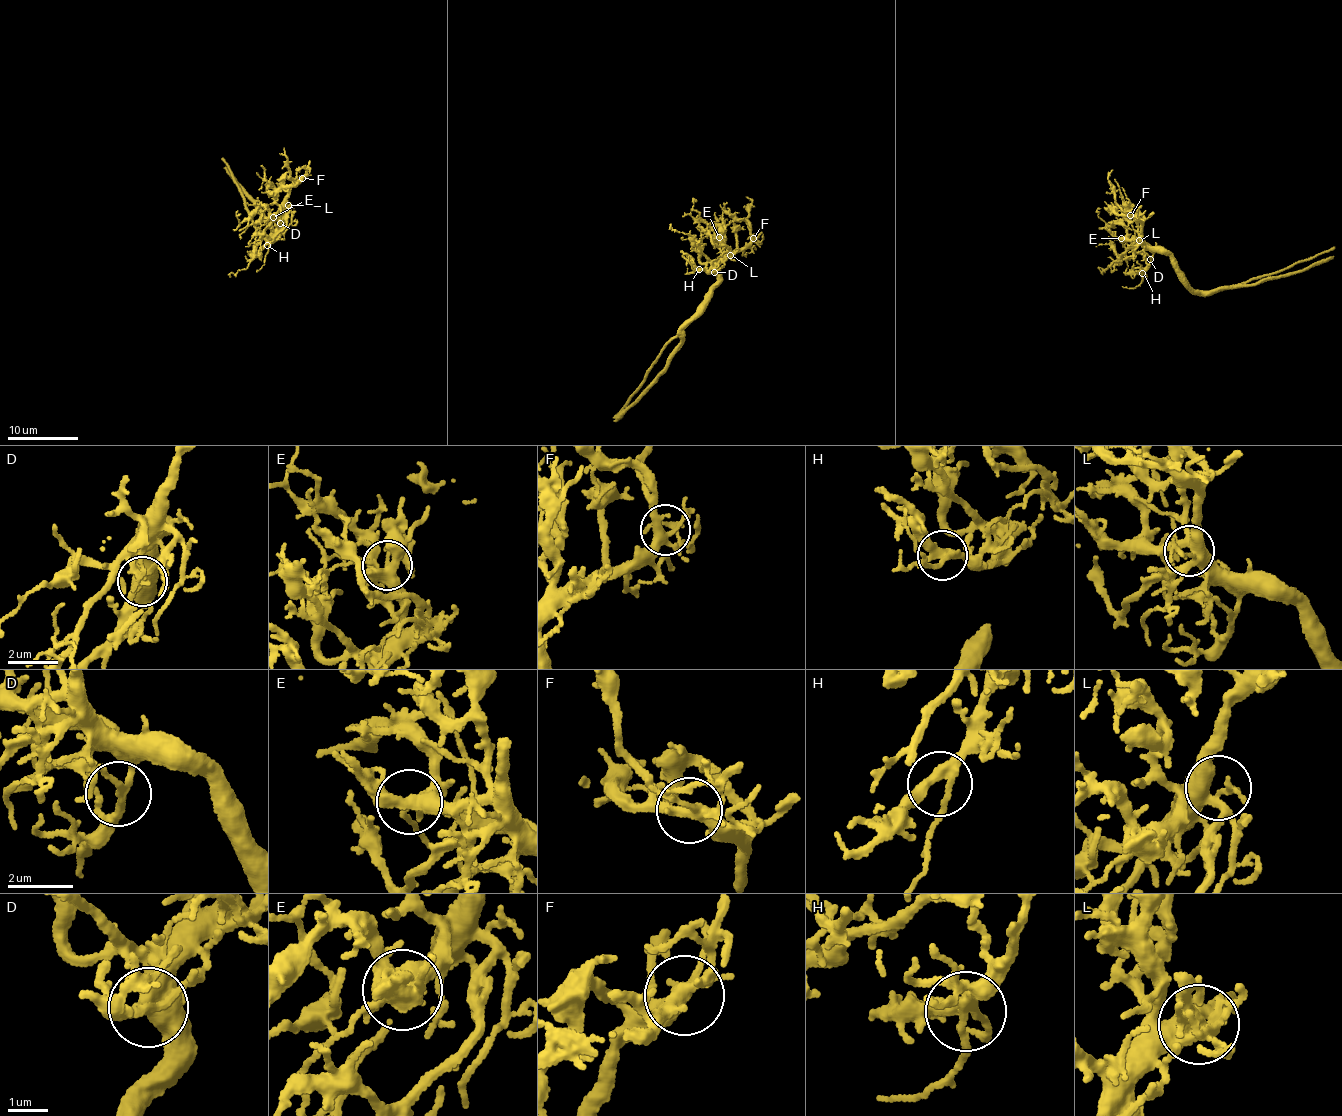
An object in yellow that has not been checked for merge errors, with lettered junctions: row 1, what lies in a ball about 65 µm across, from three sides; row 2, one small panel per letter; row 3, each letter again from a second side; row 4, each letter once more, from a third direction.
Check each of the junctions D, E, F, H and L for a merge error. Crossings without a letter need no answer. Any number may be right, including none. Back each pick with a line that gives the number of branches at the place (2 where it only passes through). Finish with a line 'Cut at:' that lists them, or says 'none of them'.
Cut at: none of them

